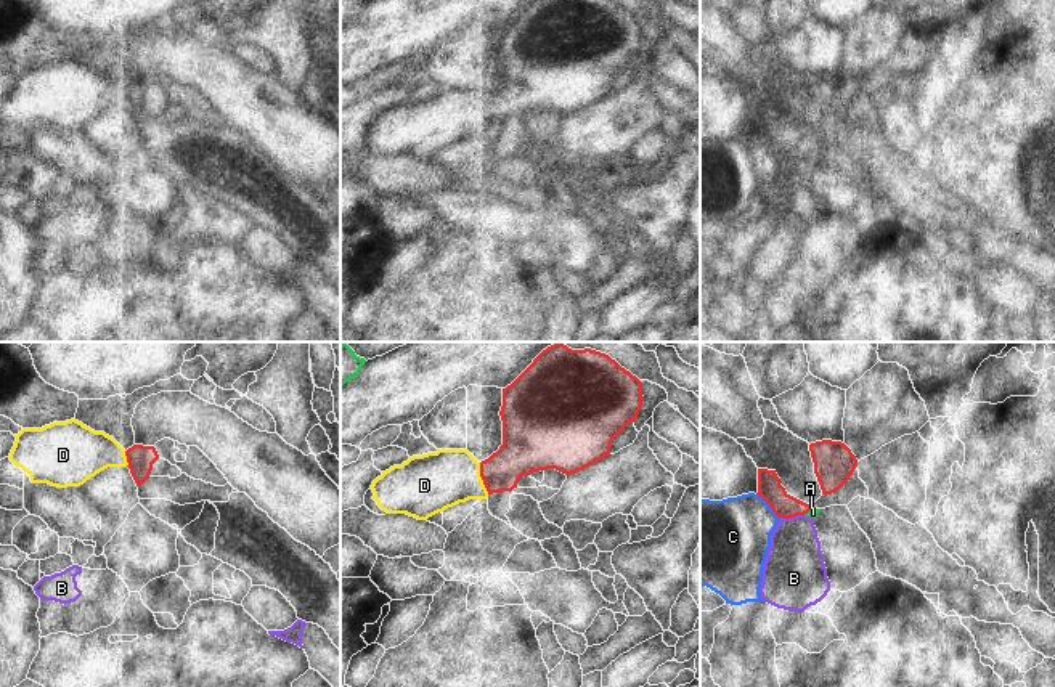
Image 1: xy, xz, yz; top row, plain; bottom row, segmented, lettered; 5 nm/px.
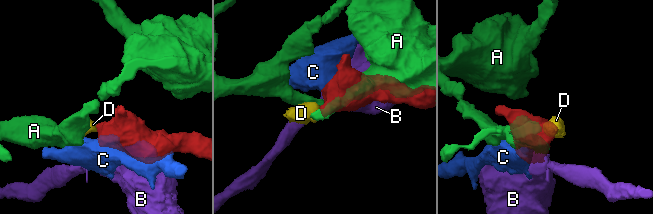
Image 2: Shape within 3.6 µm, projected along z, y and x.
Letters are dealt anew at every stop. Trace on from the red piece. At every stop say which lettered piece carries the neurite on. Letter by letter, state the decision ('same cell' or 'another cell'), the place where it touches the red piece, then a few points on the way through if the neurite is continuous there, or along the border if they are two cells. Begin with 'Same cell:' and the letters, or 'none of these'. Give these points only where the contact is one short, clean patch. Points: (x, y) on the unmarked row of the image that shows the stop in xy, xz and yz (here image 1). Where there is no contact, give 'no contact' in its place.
Same cell: D
A: another cell; meets red in yz at (808, 151)
B: another cell; meets red in yz at (792, 158)
C: another cell; meets red in yz at (769, 146); border along yz (757, 134), (779, 159)
D: same cell; meets red in xz at (482, 119)

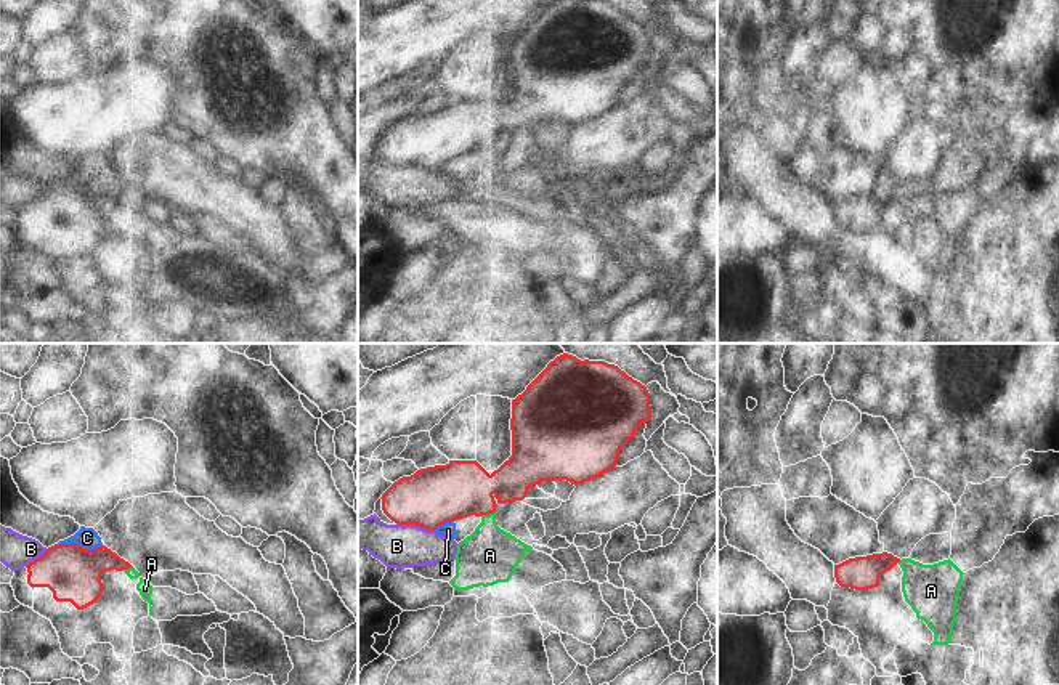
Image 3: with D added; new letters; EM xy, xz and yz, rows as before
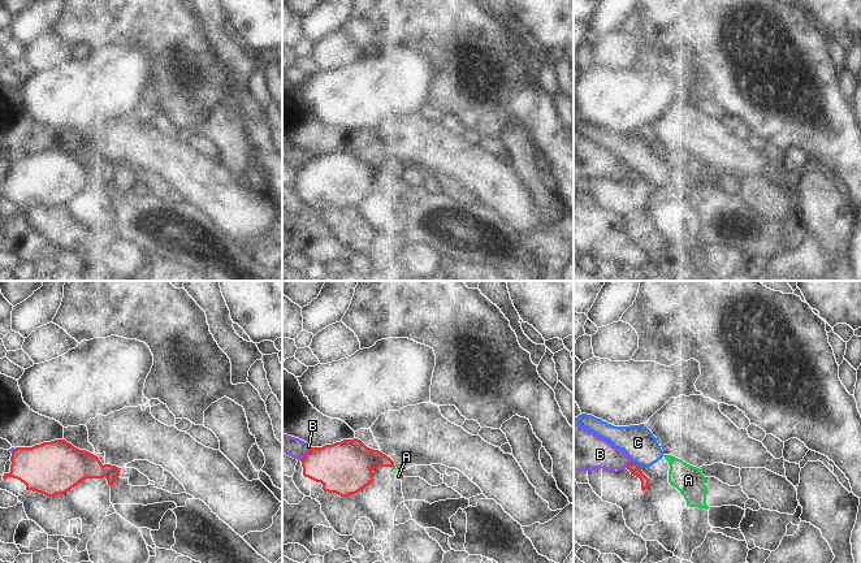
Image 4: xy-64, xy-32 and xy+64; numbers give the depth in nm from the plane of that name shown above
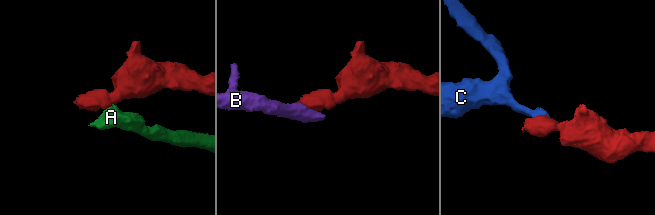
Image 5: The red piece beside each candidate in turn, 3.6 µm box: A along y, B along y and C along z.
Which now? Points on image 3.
Same cell: none of these
A: another cell; meets red in xz at (486, 154)
B: another cell; meets red in xz at (416, 166); border along xz (397, 162), (419, 166), (434, 172)
C: another cell; meets red in xy at (79, 186); border along xy (55, 185), (79, 185), (87, 190), (101, 186)

